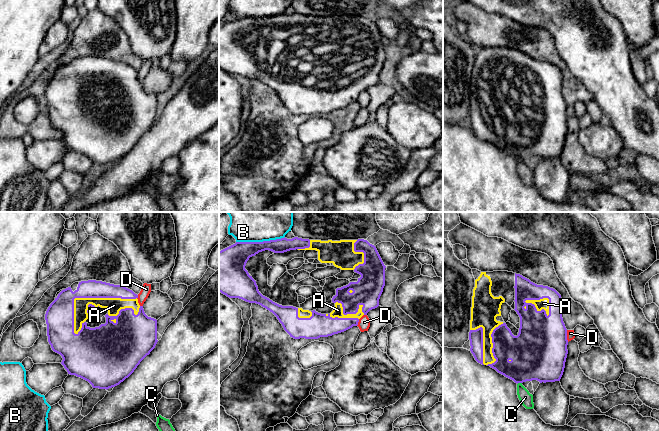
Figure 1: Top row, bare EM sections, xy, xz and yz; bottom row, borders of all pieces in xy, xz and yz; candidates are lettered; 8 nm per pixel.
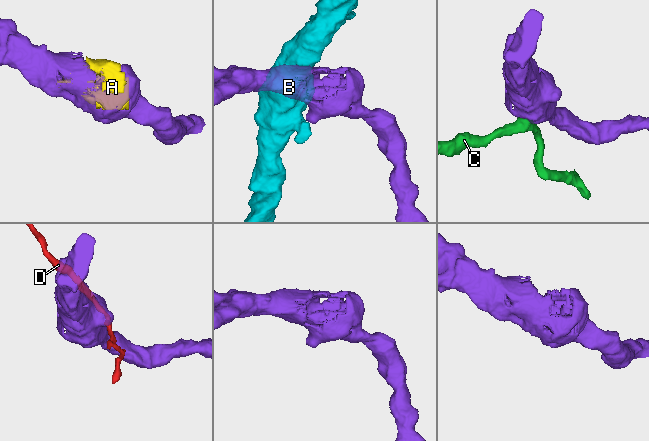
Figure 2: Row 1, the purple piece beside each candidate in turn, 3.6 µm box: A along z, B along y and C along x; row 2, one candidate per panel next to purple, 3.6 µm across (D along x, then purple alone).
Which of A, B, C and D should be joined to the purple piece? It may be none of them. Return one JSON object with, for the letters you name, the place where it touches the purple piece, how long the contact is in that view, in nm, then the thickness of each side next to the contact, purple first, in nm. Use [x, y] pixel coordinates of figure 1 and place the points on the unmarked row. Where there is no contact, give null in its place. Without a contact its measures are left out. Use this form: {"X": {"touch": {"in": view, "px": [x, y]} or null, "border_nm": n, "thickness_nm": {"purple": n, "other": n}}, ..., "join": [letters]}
{"A": {"touch": {"in": "xy", "px": [88, 73]}, "border_nm": 600, "thickness_nm": {"purple": 200, "other": 120}}, "join": ["A"]}

